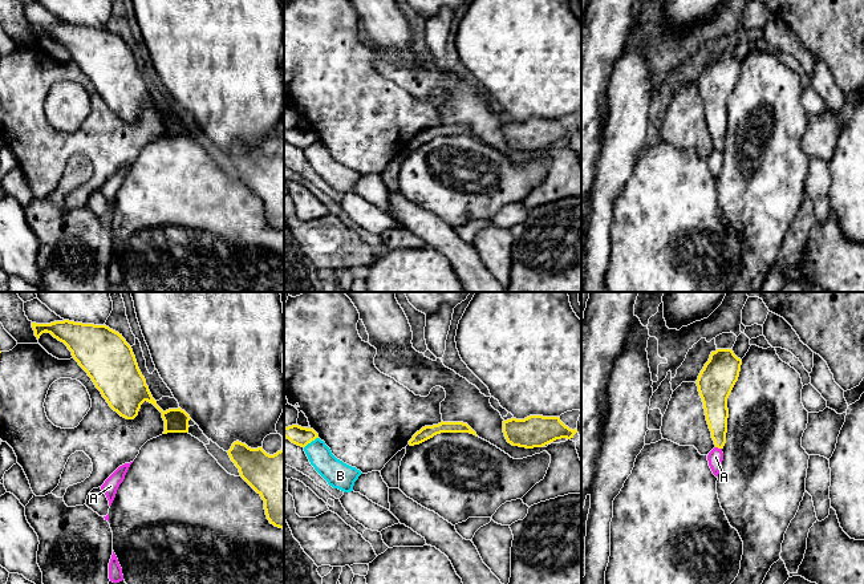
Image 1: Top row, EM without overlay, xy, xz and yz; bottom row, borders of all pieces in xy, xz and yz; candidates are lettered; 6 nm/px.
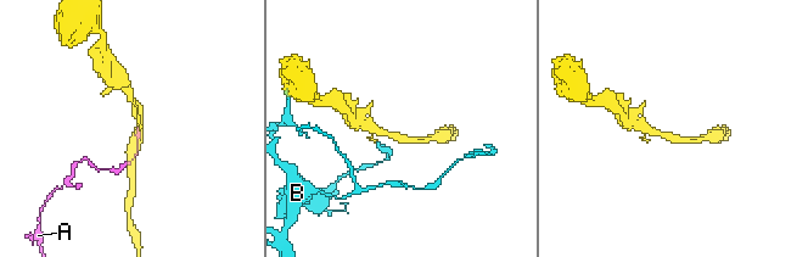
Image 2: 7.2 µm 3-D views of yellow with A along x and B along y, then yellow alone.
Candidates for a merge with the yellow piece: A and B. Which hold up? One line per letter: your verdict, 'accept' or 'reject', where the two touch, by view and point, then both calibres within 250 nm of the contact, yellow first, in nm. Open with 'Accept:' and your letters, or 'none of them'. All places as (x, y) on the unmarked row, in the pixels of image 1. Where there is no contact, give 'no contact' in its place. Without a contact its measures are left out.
Accept: none of them
A: reject; contact yz (718, 150); calibres 140 and 90 nm
B: reject; contact xz (311, 144); calibres 120 and 160 nm

